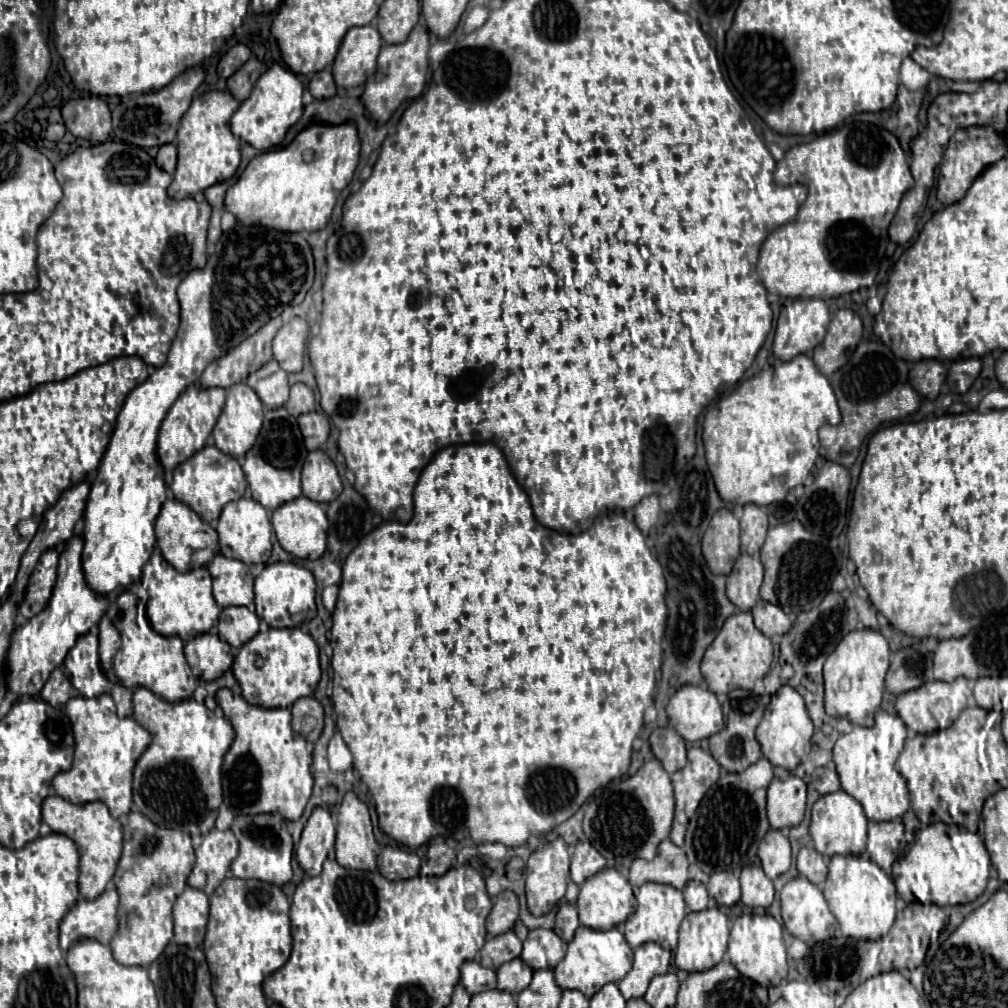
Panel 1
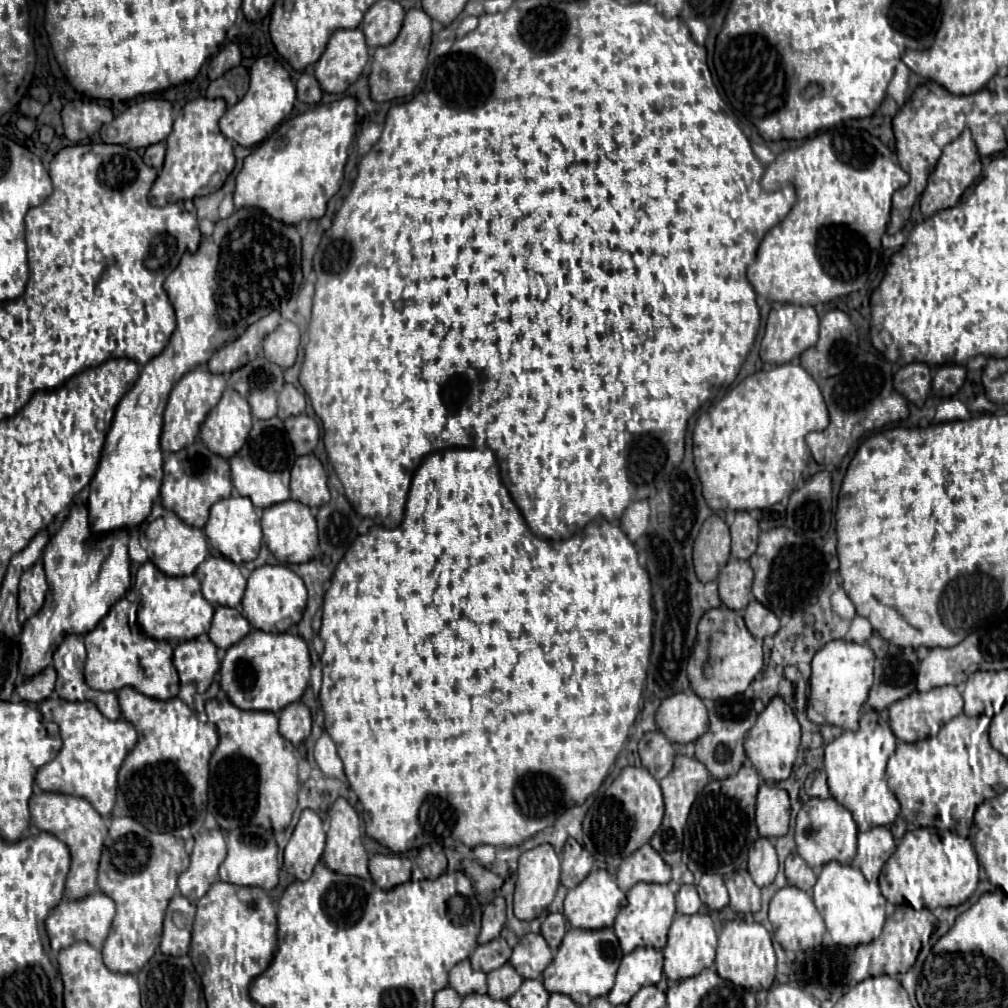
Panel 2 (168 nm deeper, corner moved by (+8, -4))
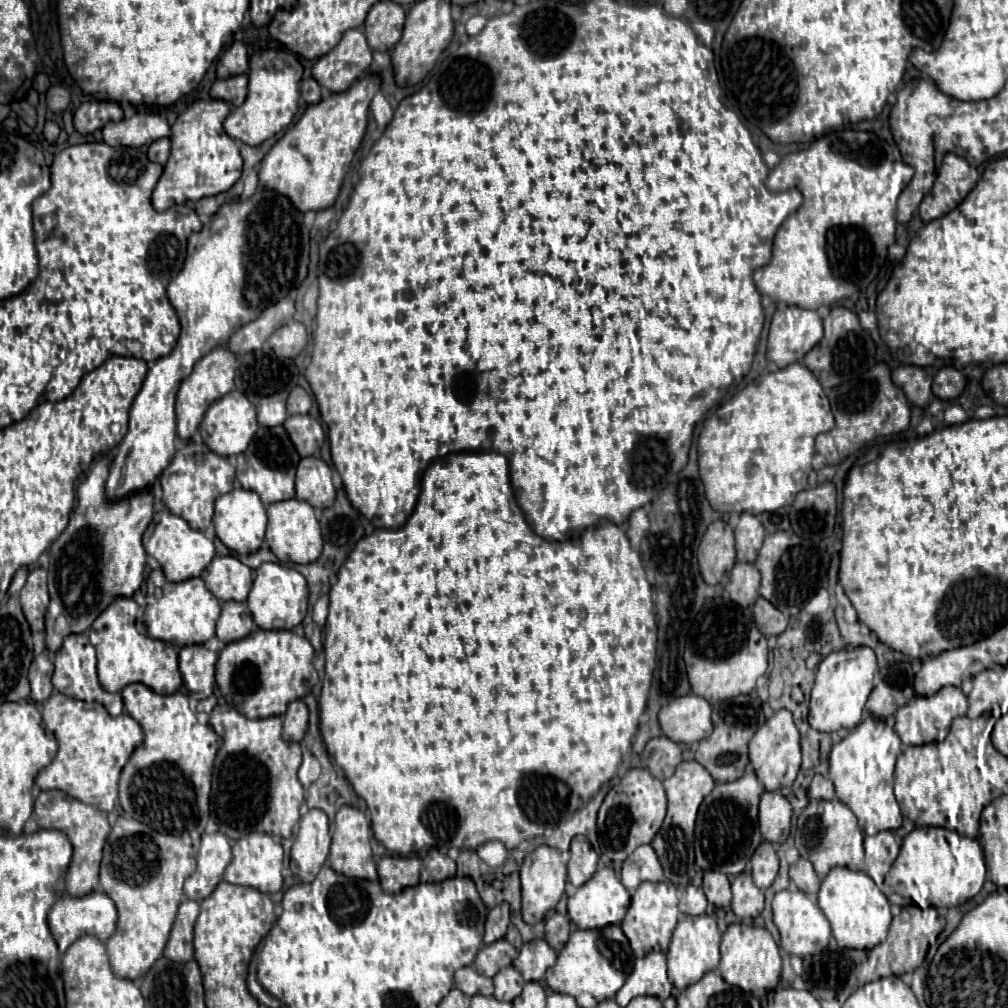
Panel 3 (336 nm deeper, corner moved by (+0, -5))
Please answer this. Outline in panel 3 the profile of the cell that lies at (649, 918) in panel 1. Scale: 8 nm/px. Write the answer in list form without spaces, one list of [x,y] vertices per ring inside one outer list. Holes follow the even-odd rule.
[[[644,881],[632,895],[632,903],[630,909],[626,913],[626,917],[622,919],[622,931],[630,941],[630,947],[634,951],[636,957],[644,957],[646,953],[658,949],[662,953],[666,953],[668,945],[670,945],[670,937],[672,931],[678,923],[678,889],[664,881],[664,883],[650,883]]]

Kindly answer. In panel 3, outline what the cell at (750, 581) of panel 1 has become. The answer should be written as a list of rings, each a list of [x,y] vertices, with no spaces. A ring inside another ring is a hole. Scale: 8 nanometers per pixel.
[[[736,563],[730,571],[726,591],[734,603],[740,603],[742,607],[752,607],[758,599],[758,587],[760,587],[760,573],[752,563]]]

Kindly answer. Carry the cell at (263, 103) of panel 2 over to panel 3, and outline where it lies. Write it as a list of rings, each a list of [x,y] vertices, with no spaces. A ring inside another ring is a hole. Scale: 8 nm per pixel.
[[[266,49],[250,57],[248,71],[248,97],[236,107],[224,121],[224,131],[232,139],[240,139],[248,145],[260,145],[290,125],[298,111],[298,83],[302,77],[302,65],[290,51]]]

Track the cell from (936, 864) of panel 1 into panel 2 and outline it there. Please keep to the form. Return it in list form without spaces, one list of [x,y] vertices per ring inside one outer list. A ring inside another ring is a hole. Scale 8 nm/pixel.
[[[916,828],[904,834],[896,852],[888,858],[880,874],[880,890],[892,904],[910,904],[916,910],[934,910],[938,906],[948,908],[966,902],[978,886],[976,878],[980,882],[980,866],[968,838],[948,830]]]

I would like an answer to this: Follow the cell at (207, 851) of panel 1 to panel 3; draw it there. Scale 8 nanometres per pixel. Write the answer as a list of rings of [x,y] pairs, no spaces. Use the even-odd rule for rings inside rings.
[[[222,833],[202,835],[202,843],[196,859],[198,859],[198,867],[184,881],[182,889],[188,899],[200,903],[222,881],[222,873],[232,861],[232,847],[228,837]]]

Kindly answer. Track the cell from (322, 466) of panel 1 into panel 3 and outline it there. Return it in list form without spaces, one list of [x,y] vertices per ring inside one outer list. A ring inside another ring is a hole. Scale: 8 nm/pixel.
[[[306,457],[298,463],[298,499],[324,509],[334,503],[332,471],[320,457]]]

